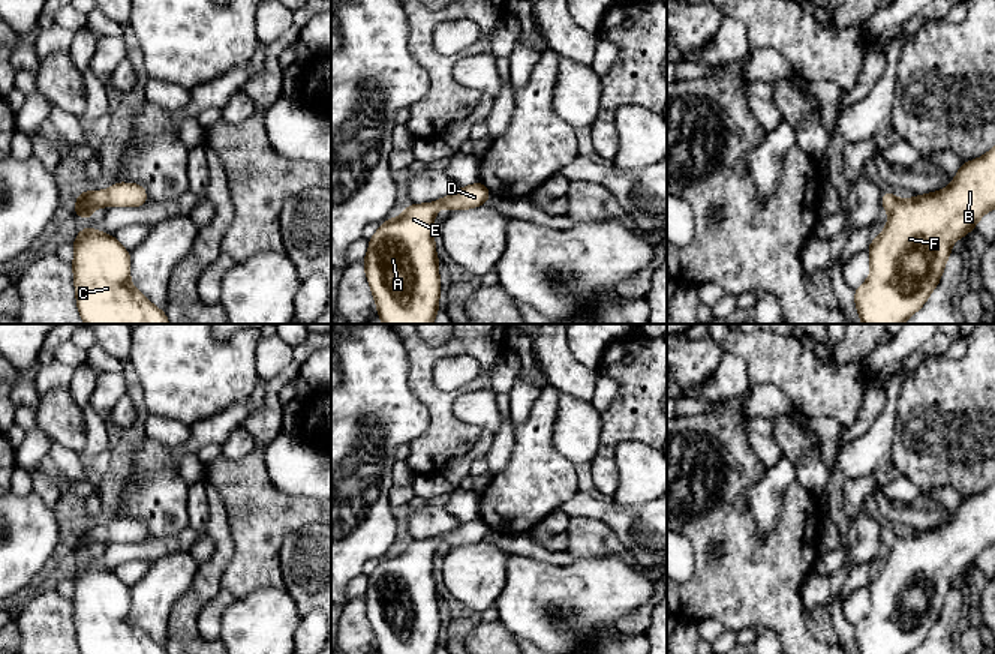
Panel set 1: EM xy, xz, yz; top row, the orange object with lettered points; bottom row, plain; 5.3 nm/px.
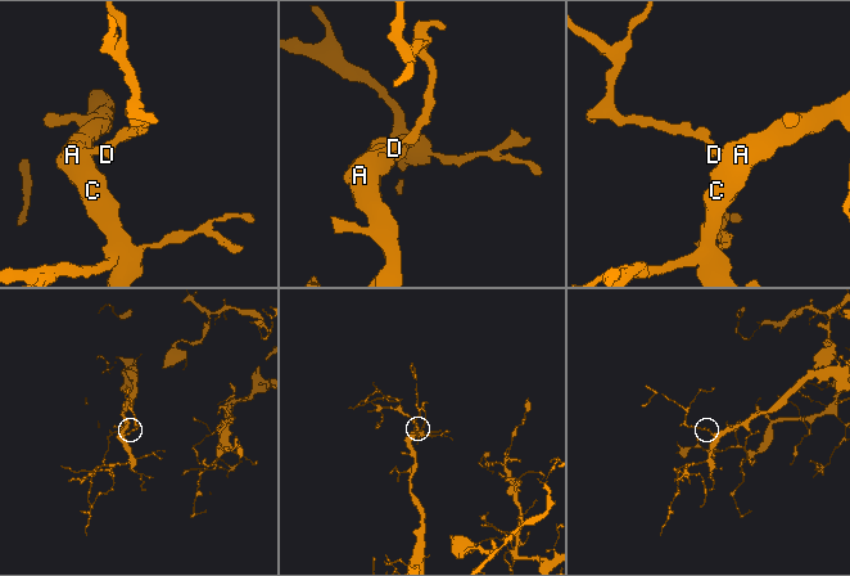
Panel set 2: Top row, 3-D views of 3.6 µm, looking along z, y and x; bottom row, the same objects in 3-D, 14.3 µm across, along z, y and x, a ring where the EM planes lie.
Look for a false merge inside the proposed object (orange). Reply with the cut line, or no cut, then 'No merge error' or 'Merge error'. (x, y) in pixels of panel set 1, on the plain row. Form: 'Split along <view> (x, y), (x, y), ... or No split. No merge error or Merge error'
No split. No merge error

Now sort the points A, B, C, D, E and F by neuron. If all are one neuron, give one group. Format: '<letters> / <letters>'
A B C D E F

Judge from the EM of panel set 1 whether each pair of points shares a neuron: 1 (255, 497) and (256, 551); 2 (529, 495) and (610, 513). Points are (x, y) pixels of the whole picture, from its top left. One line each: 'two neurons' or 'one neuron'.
1: one neuron
2: two neurons

